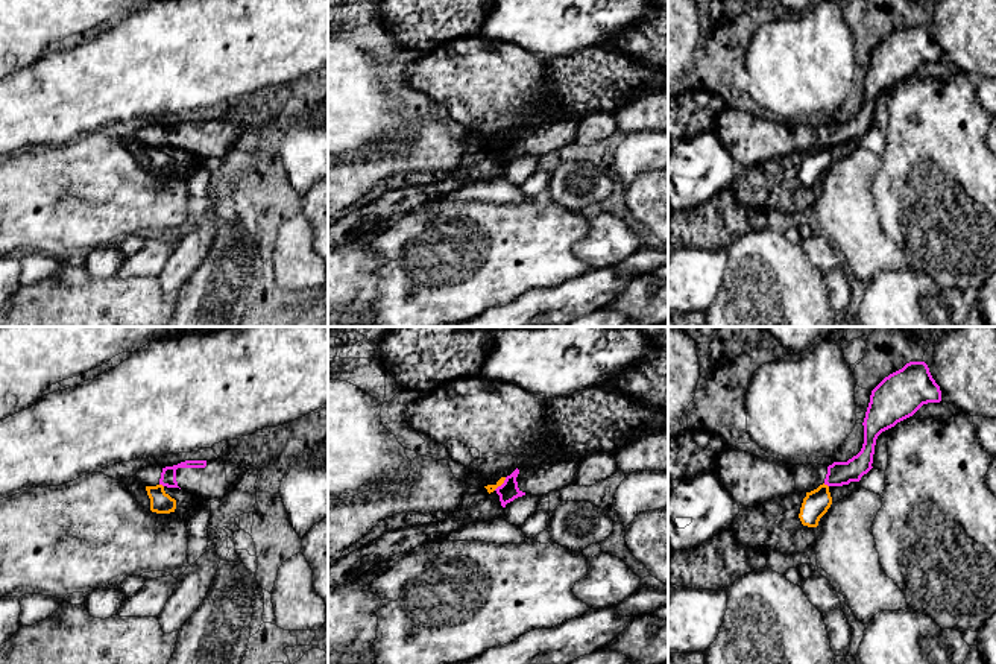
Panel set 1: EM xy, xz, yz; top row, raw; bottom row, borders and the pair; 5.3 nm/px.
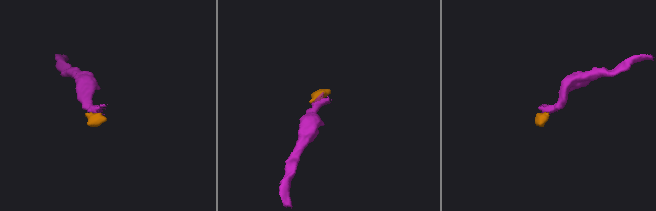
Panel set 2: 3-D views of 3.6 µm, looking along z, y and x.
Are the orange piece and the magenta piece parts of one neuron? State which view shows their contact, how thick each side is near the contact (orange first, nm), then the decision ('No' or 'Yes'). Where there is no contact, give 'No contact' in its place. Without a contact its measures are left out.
Touches orange in yz. Thickness 140 nm (orange) against 130 nm. No

